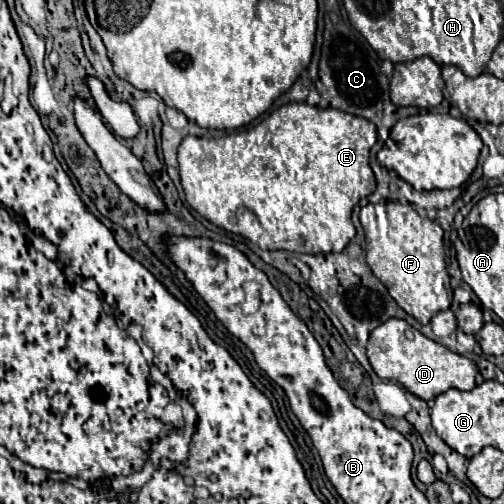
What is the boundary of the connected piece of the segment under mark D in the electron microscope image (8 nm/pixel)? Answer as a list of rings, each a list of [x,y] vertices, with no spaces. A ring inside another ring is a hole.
[[[390,318],[388,322],[380,324],[370,332],[368,340],[368,360],[372,370],[382,378],[382,380],[394,380],[400,382],[408,392],[422,400],[432,400],[438,394],[456,388],[456,390],[472,390],[476,386],[476,364],[452,352],[450,348],[426,338],[424,334],[418,332],[404,320]]]

